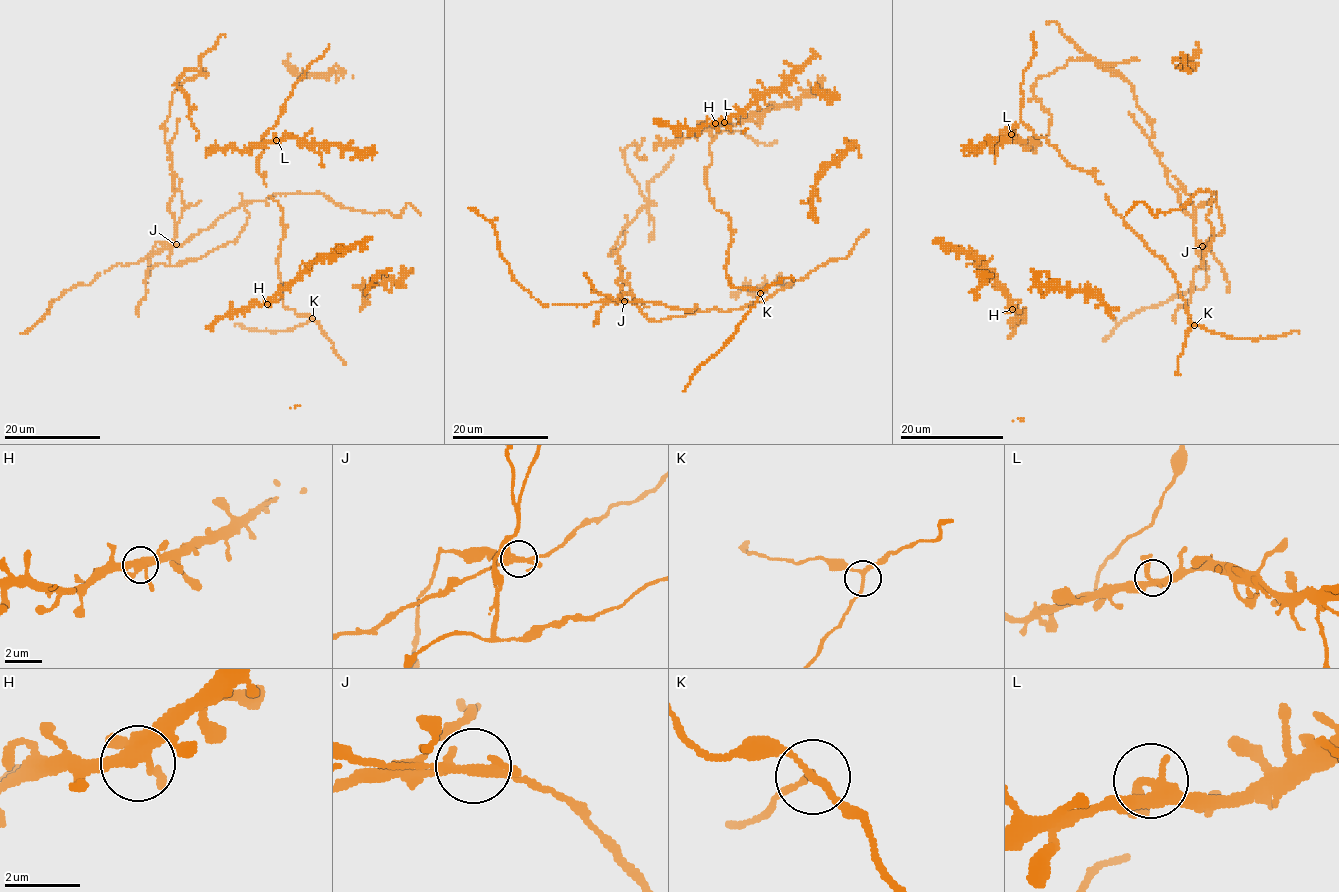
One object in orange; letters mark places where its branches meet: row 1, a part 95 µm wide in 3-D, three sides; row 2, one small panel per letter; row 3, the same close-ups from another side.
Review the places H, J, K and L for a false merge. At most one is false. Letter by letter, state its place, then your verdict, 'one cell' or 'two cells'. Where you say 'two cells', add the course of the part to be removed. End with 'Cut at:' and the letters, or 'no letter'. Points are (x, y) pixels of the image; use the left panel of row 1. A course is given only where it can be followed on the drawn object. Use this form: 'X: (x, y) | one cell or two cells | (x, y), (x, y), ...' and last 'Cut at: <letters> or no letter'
H: (267, 304) | one cell
J: (176, 244) | two cells | (176, 245), (164, 134), (173, 92), (199, 72), (193, 69), (175, 84), (187, 99), (197, 140)
K: (312, 318) | one cell
L: (276, 140) | one cell
Cut at: J

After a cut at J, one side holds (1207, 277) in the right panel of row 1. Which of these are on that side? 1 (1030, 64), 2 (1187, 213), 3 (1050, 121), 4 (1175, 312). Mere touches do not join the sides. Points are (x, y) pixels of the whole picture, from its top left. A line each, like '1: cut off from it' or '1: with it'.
1: with it
2: cut off from it
3: cut off from it
4: cut off from it

